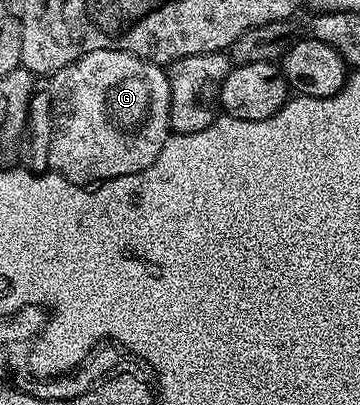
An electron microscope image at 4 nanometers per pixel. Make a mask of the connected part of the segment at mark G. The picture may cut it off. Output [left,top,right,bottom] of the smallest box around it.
[47,49,172,185]

